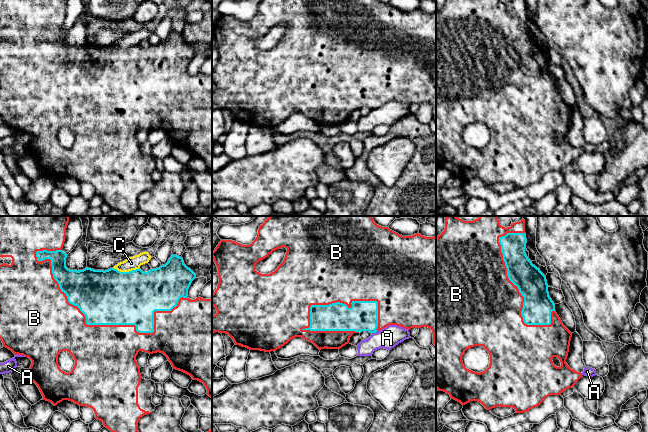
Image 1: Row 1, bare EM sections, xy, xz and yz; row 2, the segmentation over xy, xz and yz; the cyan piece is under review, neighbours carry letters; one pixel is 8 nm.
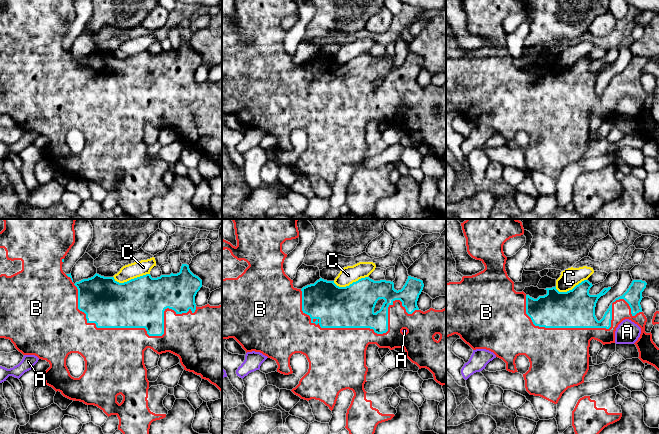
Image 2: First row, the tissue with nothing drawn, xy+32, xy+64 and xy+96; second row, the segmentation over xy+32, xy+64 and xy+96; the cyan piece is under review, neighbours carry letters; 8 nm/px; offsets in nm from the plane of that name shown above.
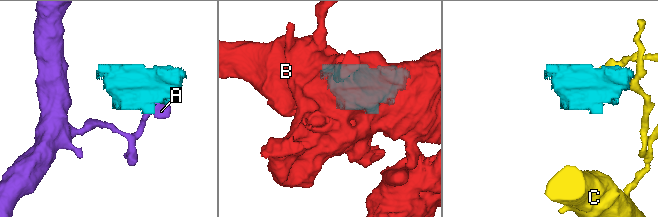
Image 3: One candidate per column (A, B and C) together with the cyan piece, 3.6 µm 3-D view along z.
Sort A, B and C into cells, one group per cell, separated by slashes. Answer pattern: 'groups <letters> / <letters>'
groups A / B / C

